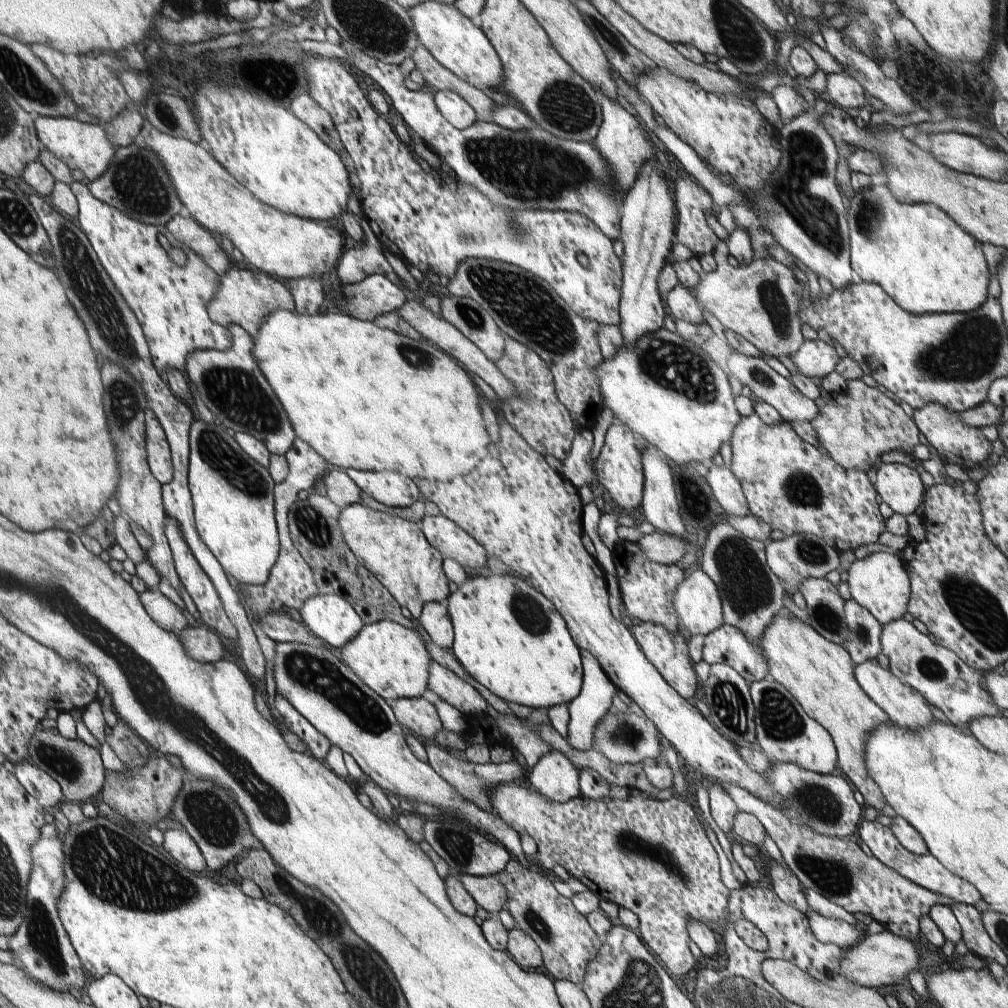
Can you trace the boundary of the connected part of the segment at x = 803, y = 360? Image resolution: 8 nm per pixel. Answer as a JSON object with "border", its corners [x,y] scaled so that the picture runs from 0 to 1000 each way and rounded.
{"border":[[[811,336],[798,337],[790,351],[784,351],[779,360],[784,370],[789,367],[792,371],[798,371],[800,375],[815,377],[827,369],[833,357],[831,349],[824,341]]]}

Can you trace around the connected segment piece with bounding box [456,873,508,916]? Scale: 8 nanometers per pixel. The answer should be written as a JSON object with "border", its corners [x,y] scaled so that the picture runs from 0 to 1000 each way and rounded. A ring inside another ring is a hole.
{"border":[[[455,866],[452,871],[454,875],[458,875],[458,879],[466,887],[468,893],[482,905],[493,909],[494,905],[500,902],[504,886],[490,868],[476,870]]]}

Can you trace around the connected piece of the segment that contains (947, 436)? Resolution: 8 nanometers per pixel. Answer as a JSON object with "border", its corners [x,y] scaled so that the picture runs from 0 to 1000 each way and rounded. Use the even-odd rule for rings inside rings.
{"border":[[[919,401],[917,405],[907,409],[907,417],[912,429],[915,429],[925,444],[929,445],[937,460],[949,460],[958,467],[962,467],[980,457],[984,440],[974,430],[973,425],[964,425],[952,417],[950,410],[938,407],[933,401]]]}

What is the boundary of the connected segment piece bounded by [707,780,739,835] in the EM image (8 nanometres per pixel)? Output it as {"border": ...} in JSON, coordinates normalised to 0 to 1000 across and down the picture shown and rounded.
{"border":[[[705,775],[701,777],[701,785],[704,790],[704,807],[711,819],[721,828],[726,828],[729,822],[728,814],[733,803],[720,788],[720,784],[716,784],[713,775]]]}

